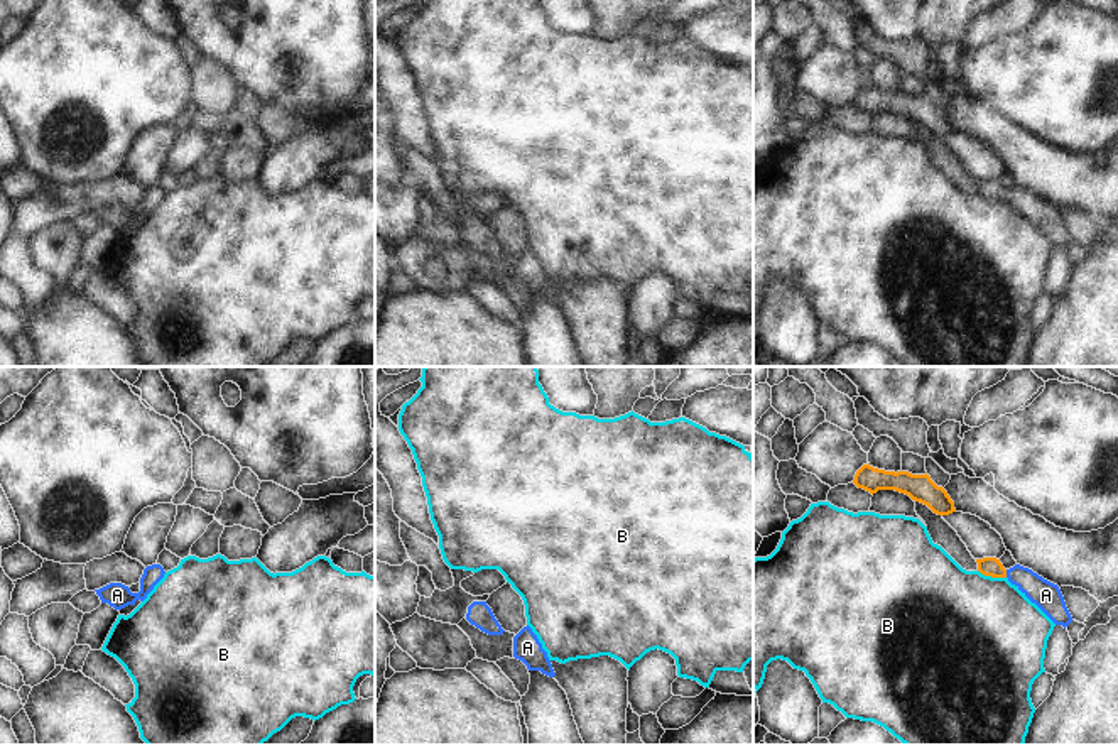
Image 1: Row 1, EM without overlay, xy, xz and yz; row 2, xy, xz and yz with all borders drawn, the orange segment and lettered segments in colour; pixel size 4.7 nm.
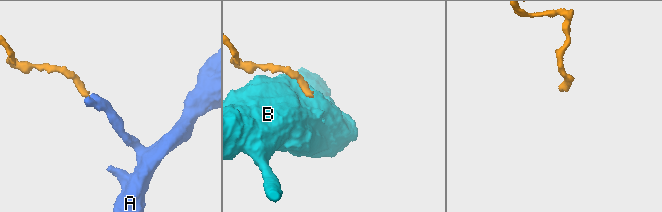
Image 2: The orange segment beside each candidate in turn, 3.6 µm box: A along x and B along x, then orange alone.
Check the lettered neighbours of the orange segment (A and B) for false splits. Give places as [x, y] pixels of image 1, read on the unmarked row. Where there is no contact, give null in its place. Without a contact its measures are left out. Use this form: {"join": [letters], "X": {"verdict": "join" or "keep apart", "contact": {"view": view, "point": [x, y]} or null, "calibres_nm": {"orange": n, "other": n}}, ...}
{"join": ["A"], "A": {"verdict": "join", "contact": {"view": "yz", "point": [1005, 195]}, "calibres_nm": {"orange": 100, "other": 140}}, "B": {"verdict": "keep apart", "contact": {"view": "yz", "point": [992, 198]}, "calibres_nm": {"orange": 100, "other": 500}}}

